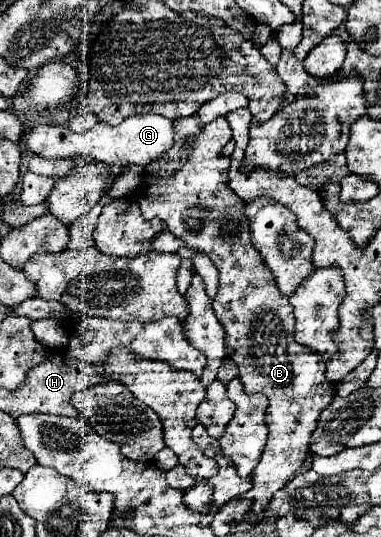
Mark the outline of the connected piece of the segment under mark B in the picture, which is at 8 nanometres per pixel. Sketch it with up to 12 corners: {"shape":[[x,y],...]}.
{"shape":[[228,121],[134,191],[220,271],[212,307],[268,443],[242,495],[262,513],[334,401],[320,353],[228,187]]}

